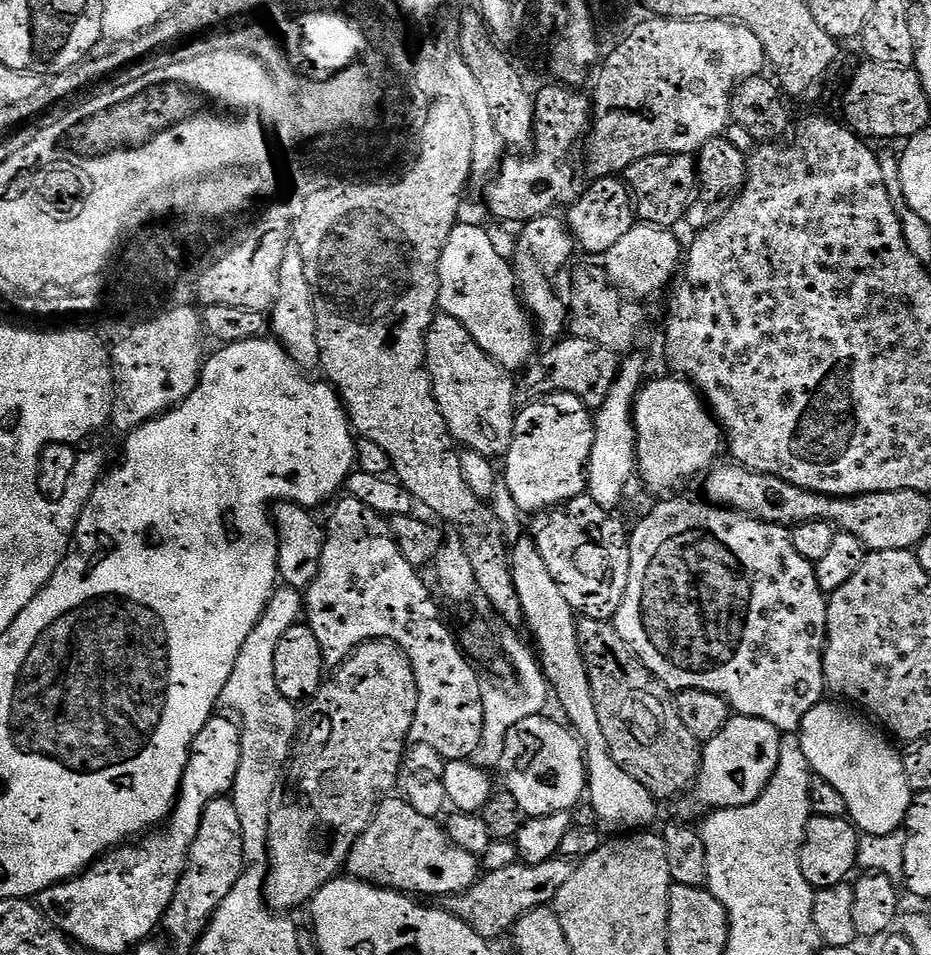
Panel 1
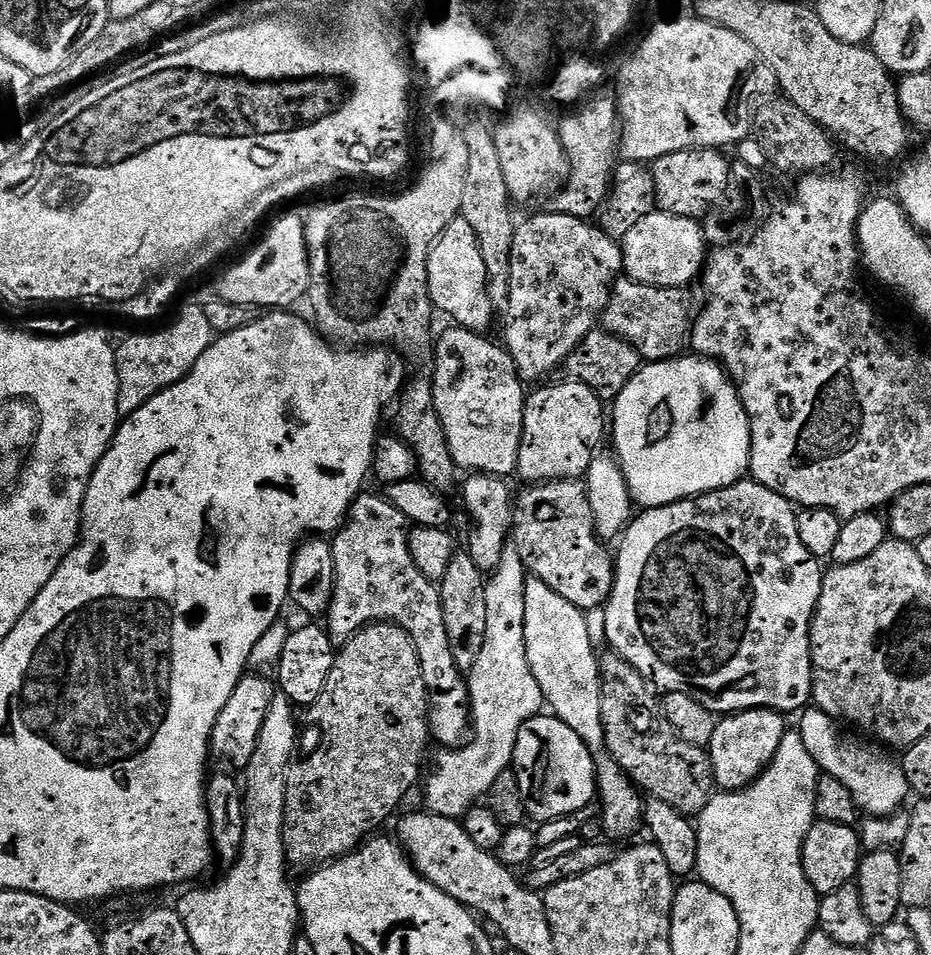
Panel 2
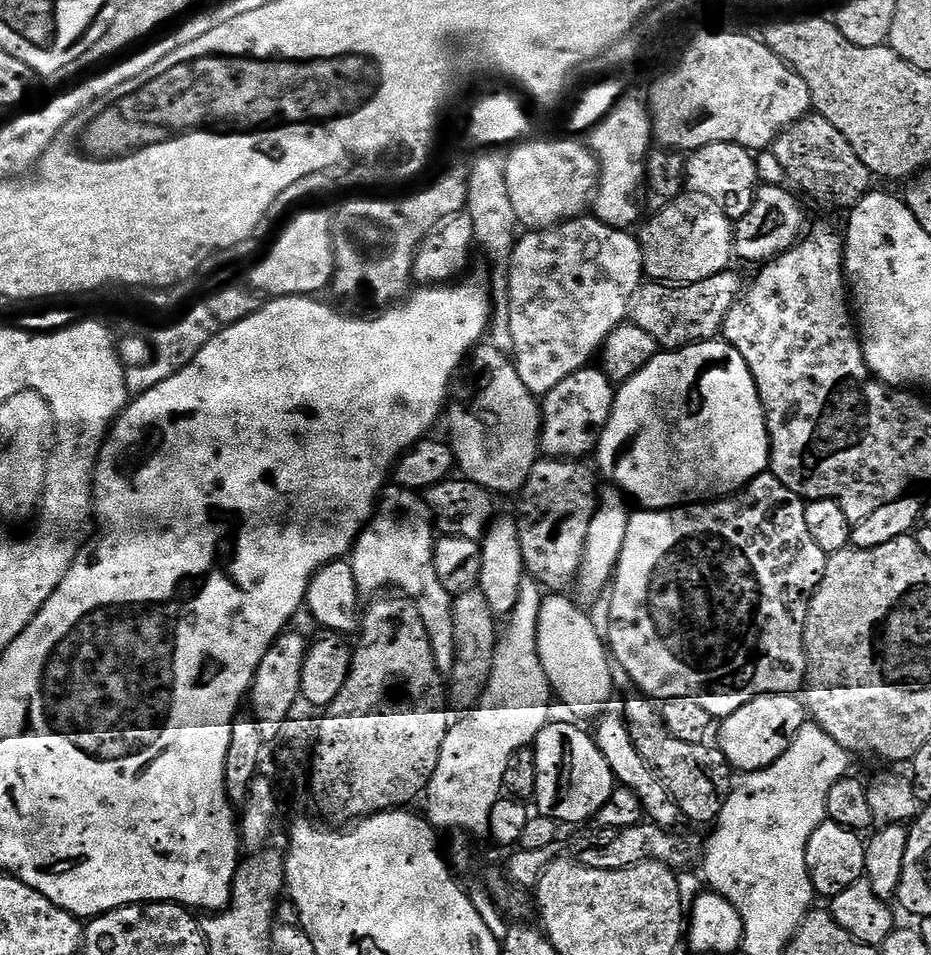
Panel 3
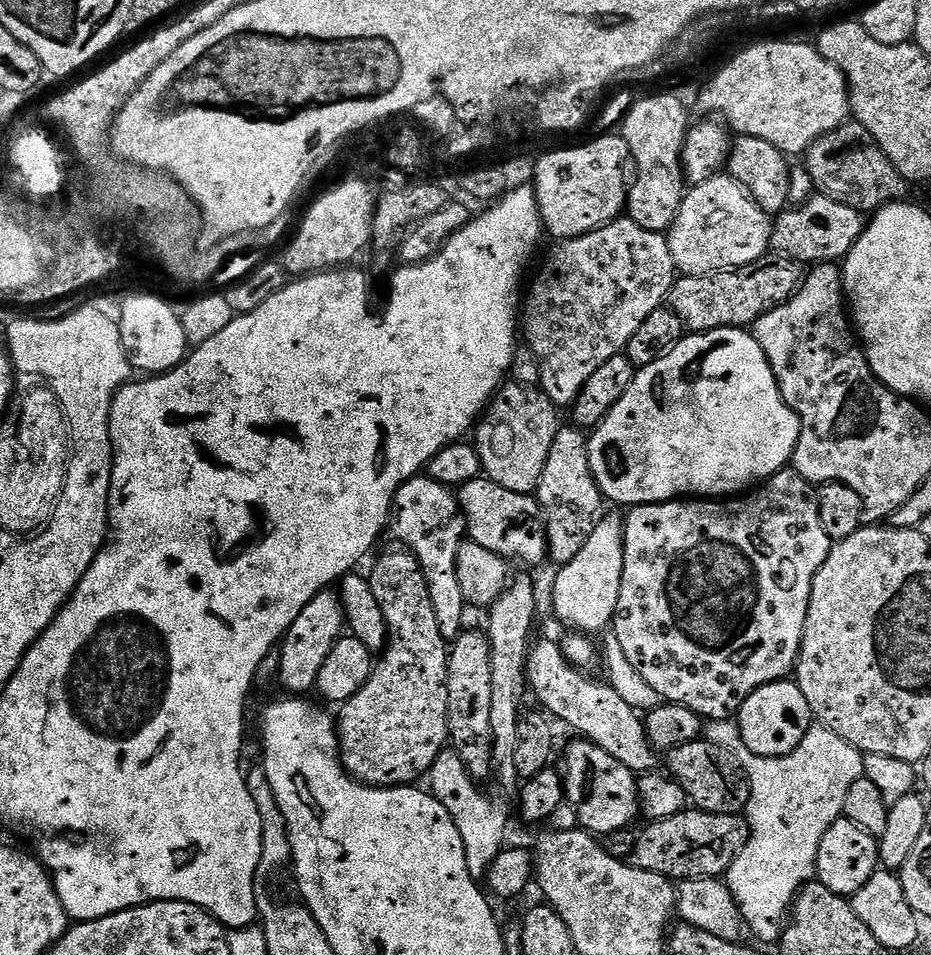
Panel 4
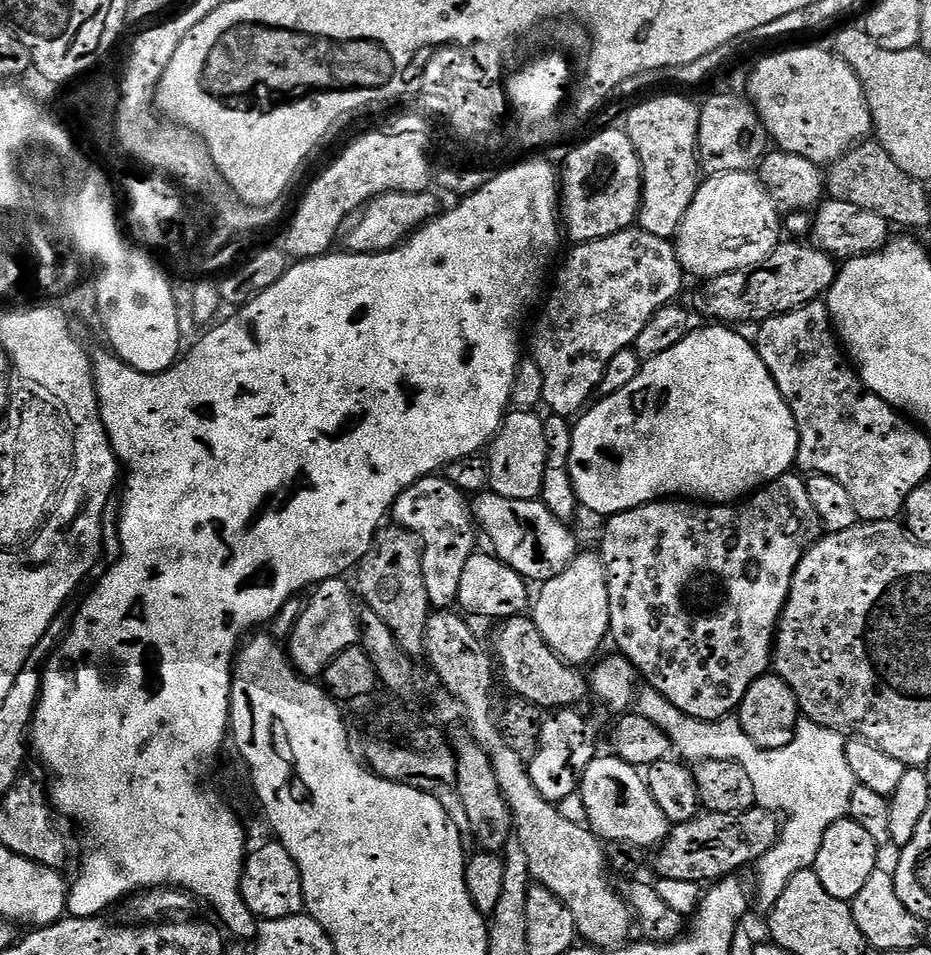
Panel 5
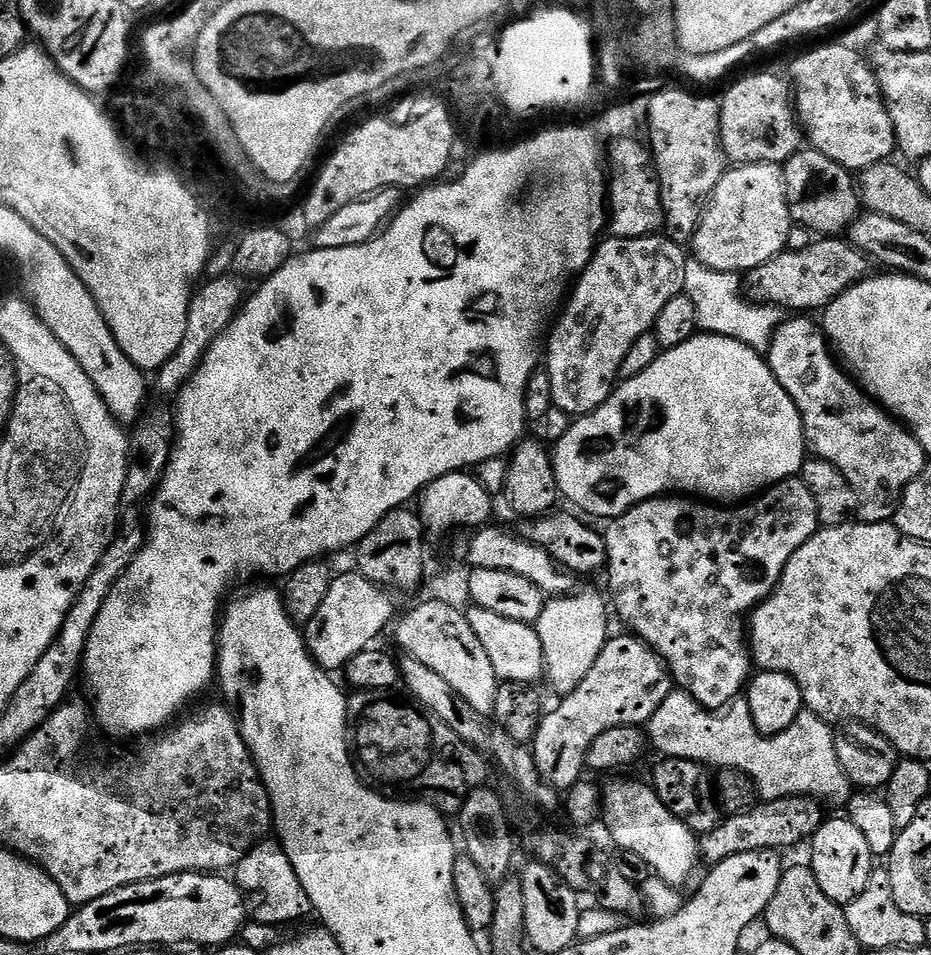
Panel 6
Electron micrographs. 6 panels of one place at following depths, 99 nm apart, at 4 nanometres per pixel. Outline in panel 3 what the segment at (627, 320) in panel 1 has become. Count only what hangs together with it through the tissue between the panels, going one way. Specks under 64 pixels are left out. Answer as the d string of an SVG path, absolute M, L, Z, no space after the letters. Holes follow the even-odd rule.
M725 270L702 282L673 286L667 282L644 282L634 294L627 319L637 324L661 349L675 350L700 340L713 339L721 331L726 314L742 295L740 276Z

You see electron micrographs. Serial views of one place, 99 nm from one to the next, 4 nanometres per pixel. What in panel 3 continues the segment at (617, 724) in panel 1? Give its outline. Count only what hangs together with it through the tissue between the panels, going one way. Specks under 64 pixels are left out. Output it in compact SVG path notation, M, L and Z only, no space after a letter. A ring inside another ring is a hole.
M635 694L622 707L622 715L632 735L638 754L648 764L648 769L656 775L664 789L678 802L680 815L685 821L711 825L720 813L730 787L730 765L719 747L697 746L678 742L660 721L657 705L643 695Z

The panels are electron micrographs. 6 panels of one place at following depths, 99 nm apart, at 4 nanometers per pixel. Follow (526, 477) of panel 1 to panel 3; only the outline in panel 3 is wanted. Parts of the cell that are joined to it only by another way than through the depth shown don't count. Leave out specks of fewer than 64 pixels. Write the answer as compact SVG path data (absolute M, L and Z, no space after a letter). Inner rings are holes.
M589 366L580 369L569 378L562 379L541 399L538 444L545 457L576 460L580 458L578 456L591 453L595 449L615 405L613 383L601 369L594 368Z

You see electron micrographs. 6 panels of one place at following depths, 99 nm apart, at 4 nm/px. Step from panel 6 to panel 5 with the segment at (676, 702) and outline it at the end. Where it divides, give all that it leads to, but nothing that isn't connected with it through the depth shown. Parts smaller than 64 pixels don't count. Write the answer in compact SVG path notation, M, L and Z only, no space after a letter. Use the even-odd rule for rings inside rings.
M651 690L639 693L638 714L642 718L650 718L654 726L673 738L712 736L697 746L695 759L734 760L741 764L754 782L757 805L783 817L780 839L754 868L761 902L765 906L775 904L794 874L813 867L826 830L834 826L834 822L847 817L850 794L854 794L858 783L847 761L845 737L804 718L796 726L796 737L786 746L759 748L735 719L724 718L716 722L720 724L703 724L703 719L688 716L661 692Z

